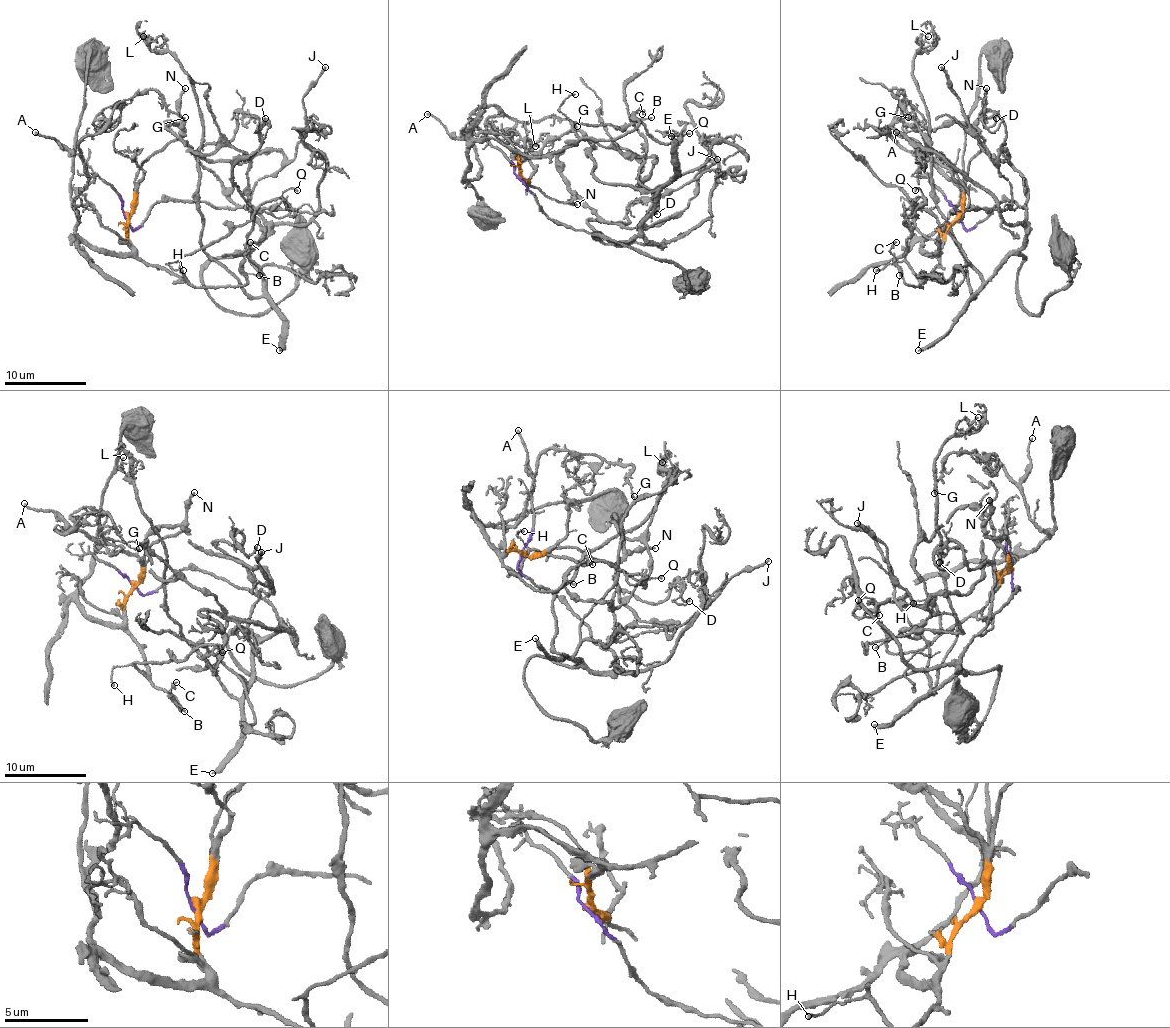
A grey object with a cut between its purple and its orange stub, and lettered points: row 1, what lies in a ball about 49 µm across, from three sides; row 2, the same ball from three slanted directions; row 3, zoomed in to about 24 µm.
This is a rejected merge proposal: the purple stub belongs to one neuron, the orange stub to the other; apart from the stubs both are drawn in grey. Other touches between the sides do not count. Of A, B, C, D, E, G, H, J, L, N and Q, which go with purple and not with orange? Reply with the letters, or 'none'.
D, E, L

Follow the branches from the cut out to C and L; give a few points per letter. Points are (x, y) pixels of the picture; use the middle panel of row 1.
C: (518, 175), (524, 159), (559, 153), (587, 138), (616, 140), (639, 124), (635, 114), (641, 107), (643, 114)
L: (518, 175), (555, 220), (612, 243), (657, 243), (643, 233), (655, 194), (602, 183), (579, 130), (534, 146)

